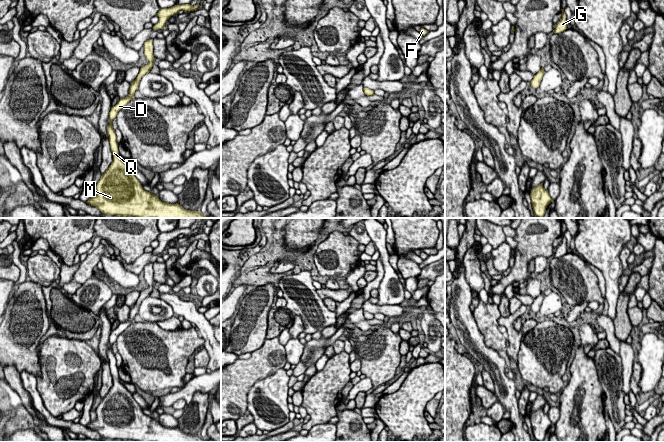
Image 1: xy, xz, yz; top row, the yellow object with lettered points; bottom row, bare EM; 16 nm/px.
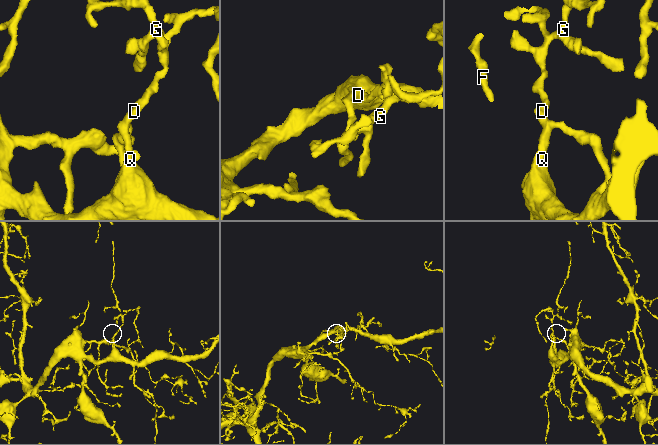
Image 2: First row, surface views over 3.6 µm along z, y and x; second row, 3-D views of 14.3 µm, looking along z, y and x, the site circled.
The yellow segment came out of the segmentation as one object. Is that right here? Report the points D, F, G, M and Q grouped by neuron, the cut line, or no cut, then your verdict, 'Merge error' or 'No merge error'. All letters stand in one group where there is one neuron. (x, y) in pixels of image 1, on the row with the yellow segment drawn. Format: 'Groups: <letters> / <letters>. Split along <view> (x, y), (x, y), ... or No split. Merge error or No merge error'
Groups: D M Q / F G. Split along xy (140, 70), (143, 74). Merge error

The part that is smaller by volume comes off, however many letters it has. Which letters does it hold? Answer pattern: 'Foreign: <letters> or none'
Foreign: F, G

